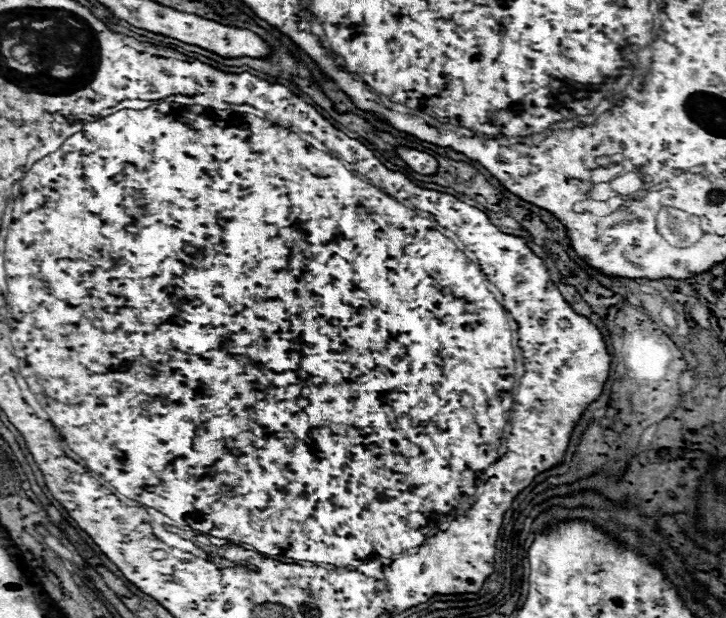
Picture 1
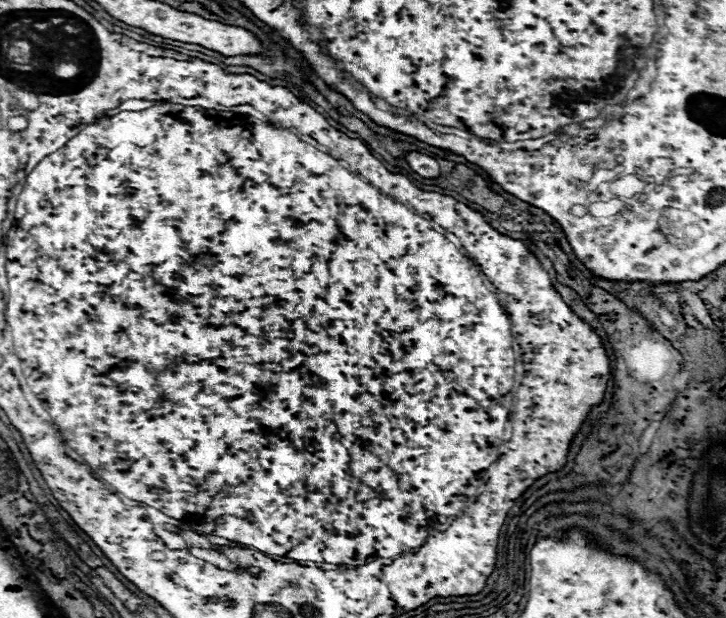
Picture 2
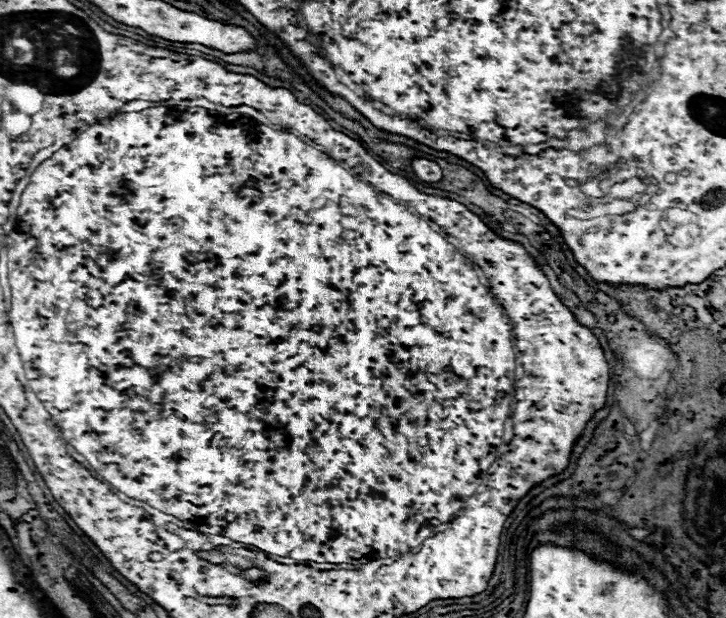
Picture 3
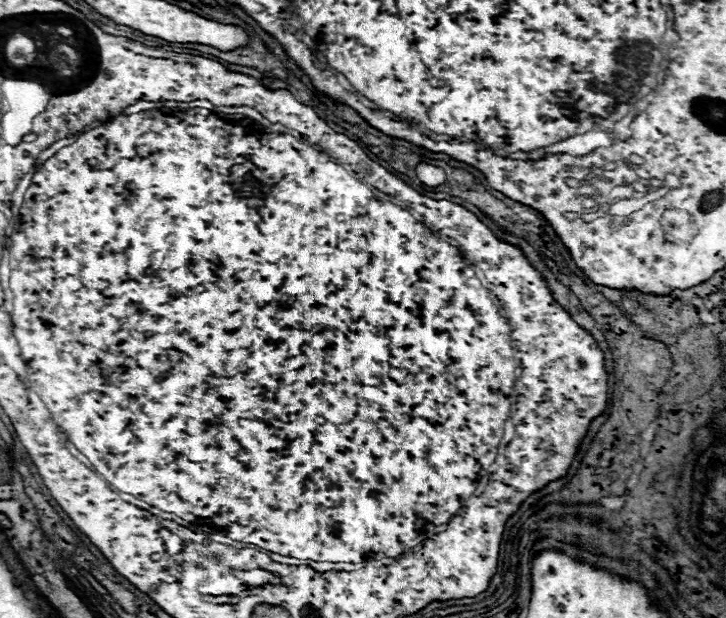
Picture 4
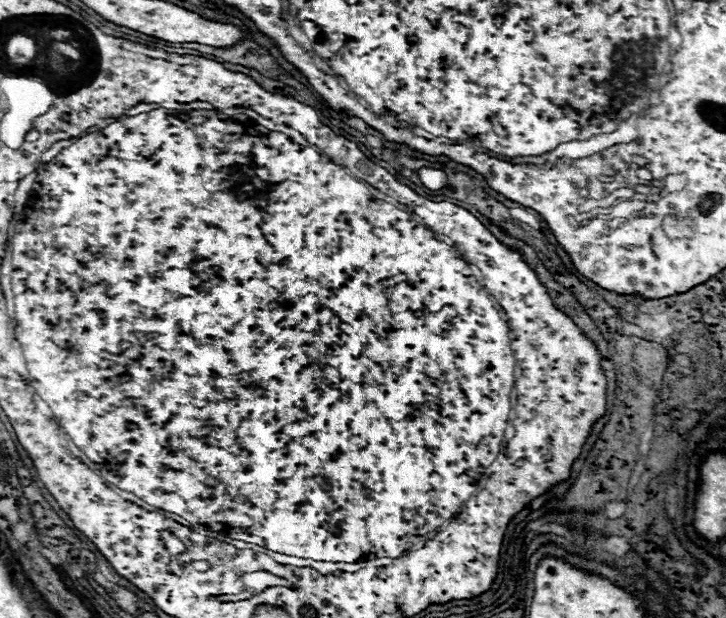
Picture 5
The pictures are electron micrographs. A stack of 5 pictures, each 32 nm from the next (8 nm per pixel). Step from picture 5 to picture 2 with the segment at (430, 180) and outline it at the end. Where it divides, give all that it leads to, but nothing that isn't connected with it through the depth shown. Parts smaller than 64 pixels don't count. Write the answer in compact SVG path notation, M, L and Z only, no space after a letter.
M406 152L404 154L406 162L410 164L410 168L424 176L424 178L436 178L440 174L440 168L438 168L438 162L426 154L420 154L420 152Z

